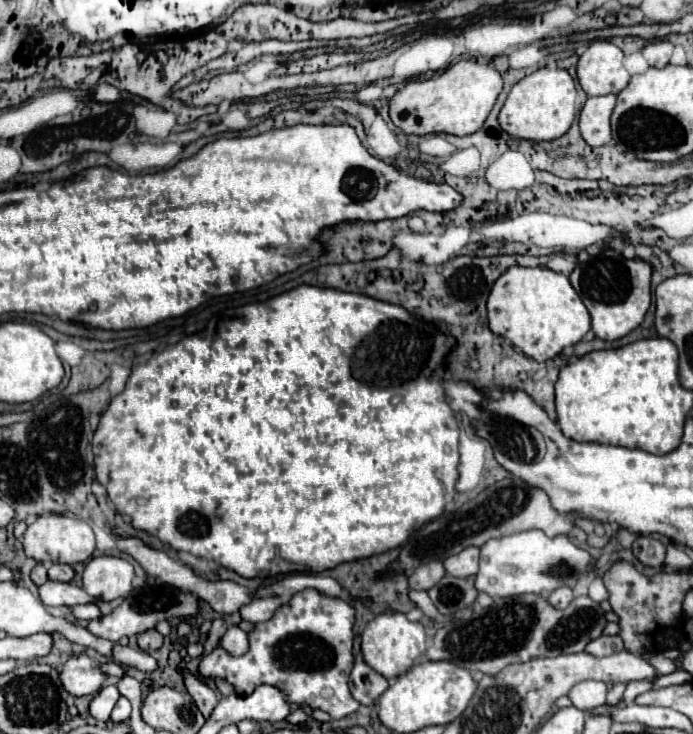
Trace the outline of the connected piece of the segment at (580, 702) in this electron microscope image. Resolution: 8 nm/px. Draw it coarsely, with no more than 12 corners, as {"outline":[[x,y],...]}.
{"outline":[[584,680],[568,692],[580,710],[606,702],[606,684]]}

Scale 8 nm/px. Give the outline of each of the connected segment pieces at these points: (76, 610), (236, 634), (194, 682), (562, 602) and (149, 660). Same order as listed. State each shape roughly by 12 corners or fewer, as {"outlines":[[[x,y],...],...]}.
{"outlines":[[[94,602],[72,606],[70,614],[76,618],[102,616]],[[230,626],[220,646],[228,654],[244,654],[250,646],[248,634]],[[180,666],[188,694],[208,718],[218,704],[216,694],[188,668]],[[558,588],[546,596],[556,608],[566,608],[574,594],[570,588]],[[112,646],[112,658],[128,668],[156,670],[156,660],[142,650]]]}

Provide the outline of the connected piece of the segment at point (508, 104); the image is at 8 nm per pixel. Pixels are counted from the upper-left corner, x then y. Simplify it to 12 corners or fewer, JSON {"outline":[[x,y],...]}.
{"outline":[[538,68],[510,90],[498,124],[556,140],[576,116],[576,84]]}

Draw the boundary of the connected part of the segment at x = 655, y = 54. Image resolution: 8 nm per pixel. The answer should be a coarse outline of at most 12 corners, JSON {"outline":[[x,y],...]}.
{"outline":[[656,40],[642,48],[650,66],[664,68],[674,44]]}

